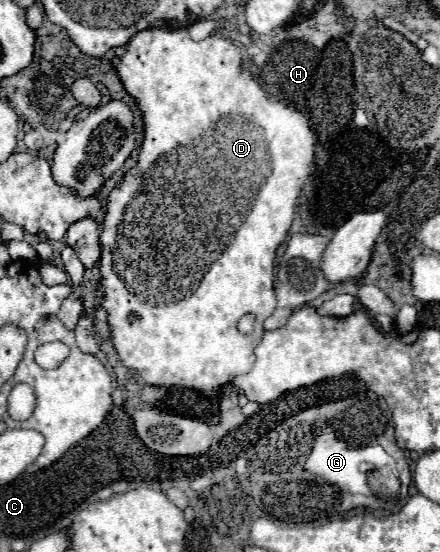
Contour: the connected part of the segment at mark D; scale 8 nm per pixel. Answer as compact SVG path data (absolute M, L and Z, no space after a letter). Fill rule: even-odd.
M188 28L140 30L126 44L126 54L120 58L116 72L118 72L118 78L124 90L134 98L142 114L144 138L138 148L136 166L126 170L122 182L108 194L108 202L106 202L108 210L106 210L106 216L102 222L102 234L100 234L102 280L100 280L98 290L104 294L100 302L108 312L108 324L112 328L112 344L118 350L118 356L124 362L124 366L136 370L144 378L144 382L154 384L154 386L186 386L186 388L200 390L204 394L212 394L220 386L228 384L232 376L250 372L254 364L254 348L260 344L262 334L264 334L262 324L276 308L276 296L274 296L276 248L288 236L292 216L296 212L296 204L302 194L304 182L312 174L316 138L310 130L308 118L300 110L268 94L266 88L258 82L258 78L242 64L240 48L230 38L224 38L220 34L210 34L208 38L194 42L188 34ZM132 312L138 314L136 322L128 322L128 314ZM244 314L256 316L254 330L250 334L242 334L236 328L238 320Z

